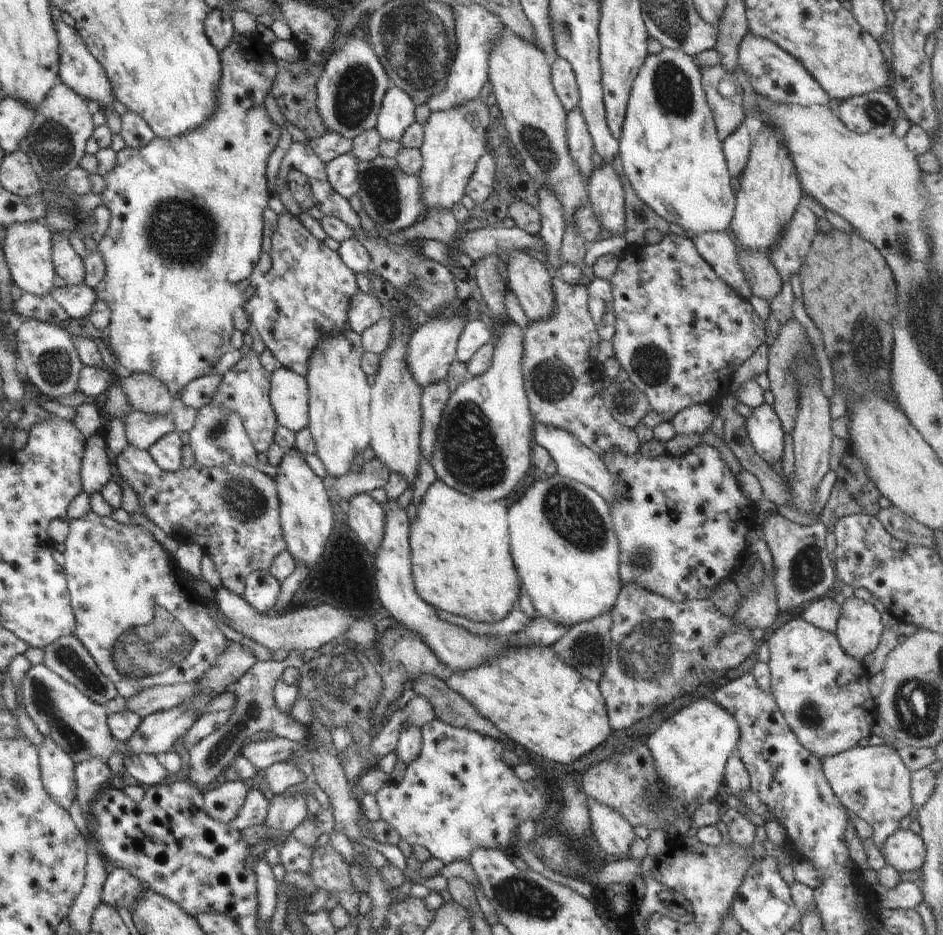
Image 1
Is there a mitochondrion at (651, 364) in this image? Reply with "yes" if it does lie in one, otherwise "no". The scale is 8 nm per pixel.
yes

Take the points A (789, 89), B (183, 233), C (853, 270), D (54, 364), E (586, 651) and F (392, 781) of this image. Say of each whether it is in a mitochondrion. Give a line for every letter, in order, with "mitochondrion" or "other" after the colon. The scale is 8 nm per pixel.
A: other
B: mitochondrion
C: other
D: mitochondrion
E: mitochondrion
F: other

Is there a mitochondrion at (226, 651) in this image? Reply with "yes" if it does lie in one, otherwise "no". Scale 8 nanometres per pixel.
no

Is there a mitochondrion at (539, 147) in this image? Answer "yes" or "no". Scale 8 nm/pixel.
yes

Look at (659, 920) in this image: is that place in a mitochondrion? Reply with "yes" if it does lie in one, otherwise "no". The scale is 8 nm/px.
no

